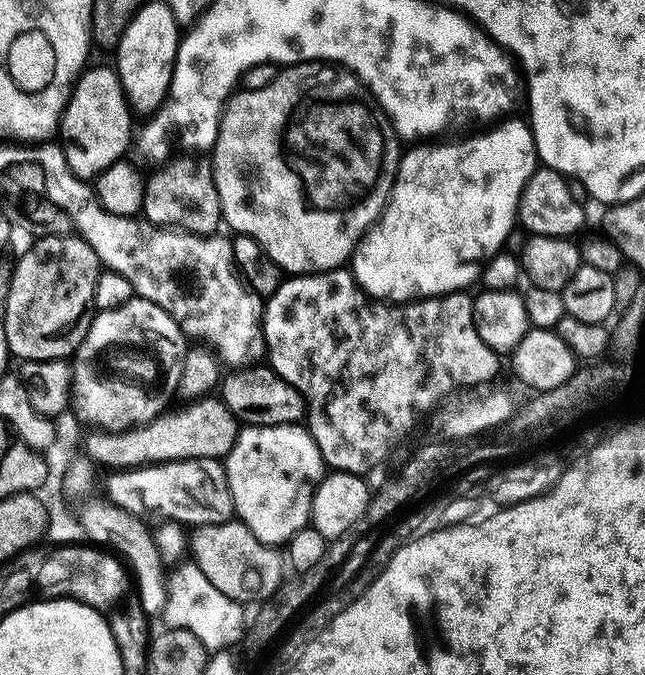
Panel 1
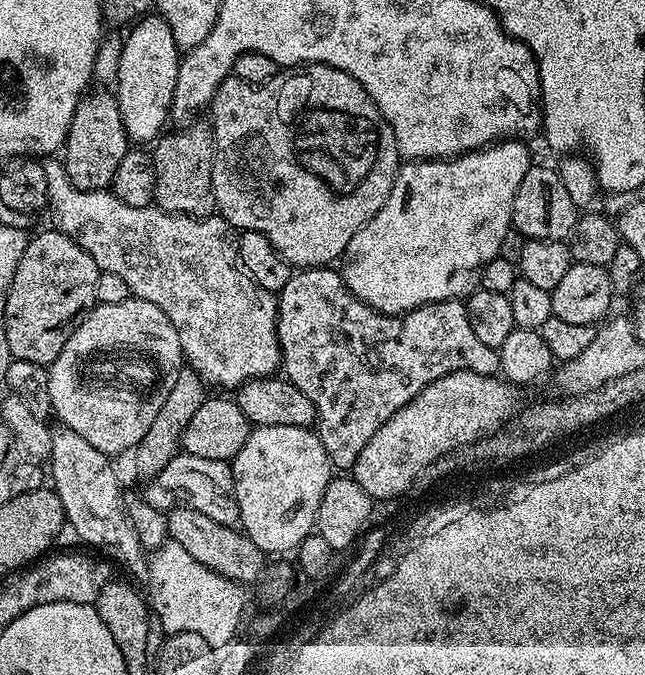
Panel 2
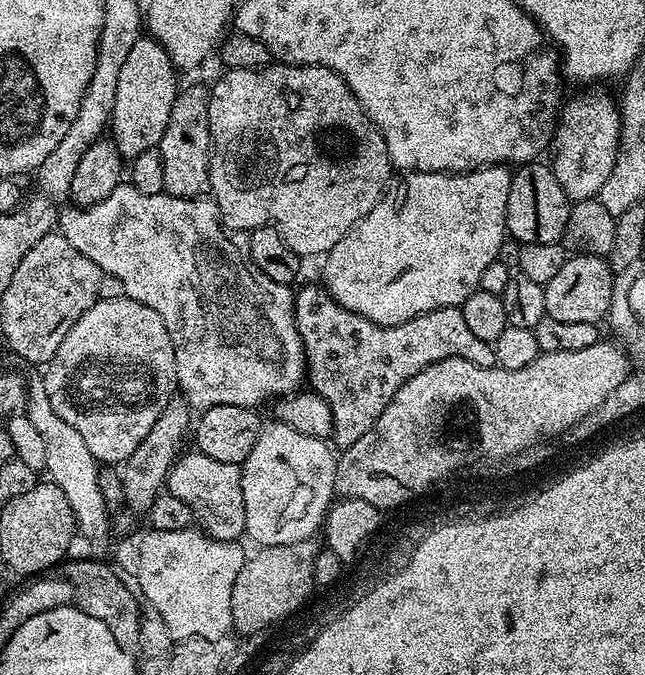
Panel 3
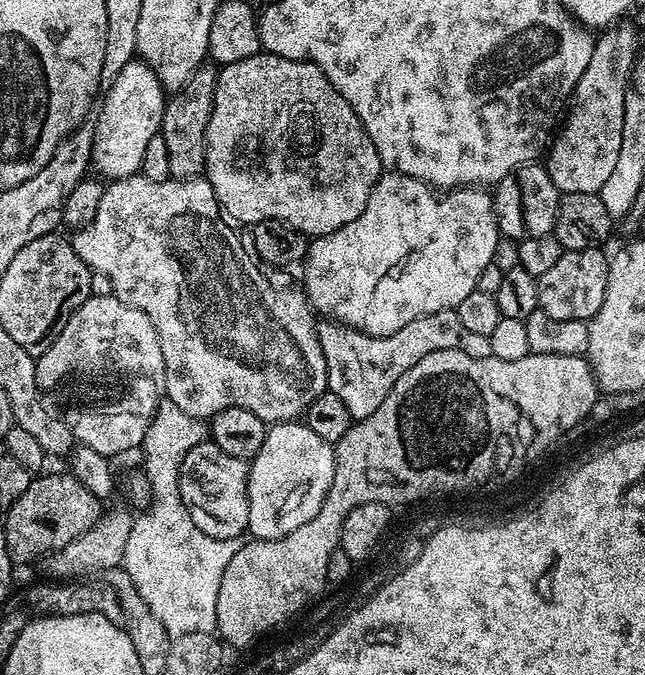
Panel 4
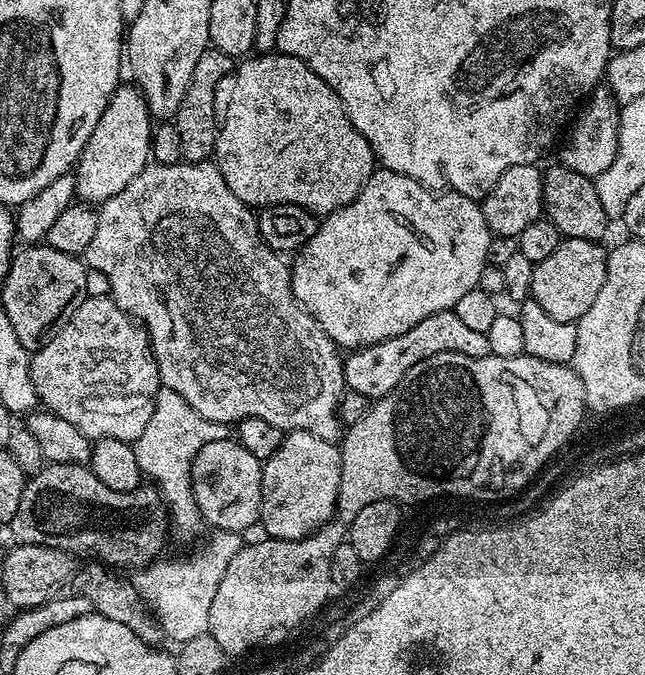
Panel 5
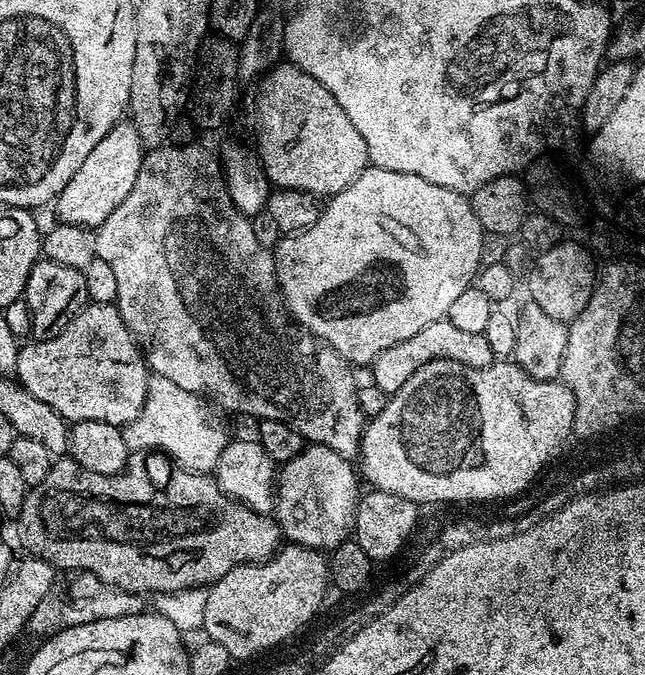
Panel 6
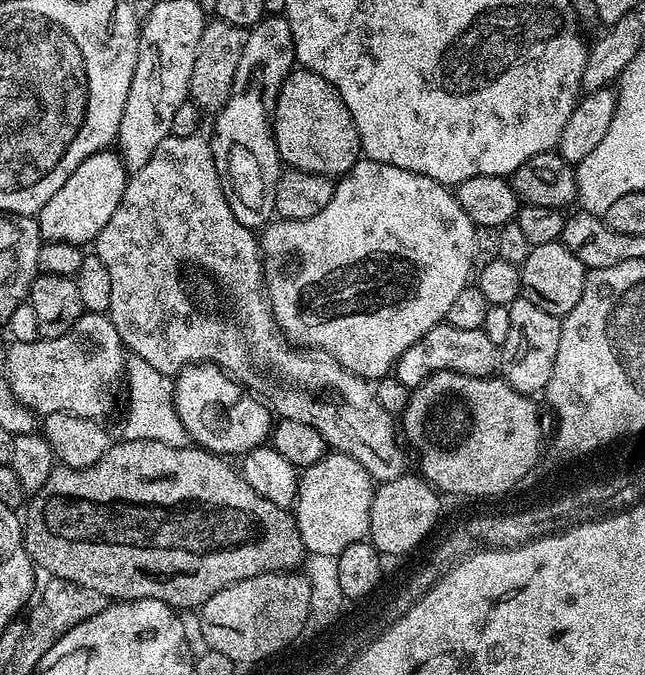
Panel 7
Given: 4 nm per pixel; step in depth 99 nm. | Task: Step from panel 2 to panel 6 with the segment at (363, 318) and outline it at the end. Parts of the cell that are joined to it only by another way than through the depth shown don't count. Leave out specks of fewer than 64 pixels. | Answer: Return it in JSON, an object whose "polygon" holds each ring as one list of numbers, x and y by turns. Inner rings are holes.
{"polygon":[[445,318,430,322,430,326,422,326,422,330,418,330,418,334,406,338,406,342,398,342,394,346,390,346,390,350,378,354,370,365,373,376,371,379,381,391,391,394,403,386,406,378,410,378,410,374,414,374,414,370,426,366,426,362,435,360,453,360,462,362,466,366,478,366,479,368,494,363,490,342,486,342,484,334,470,334,466,330,454,326,454,322]]}

